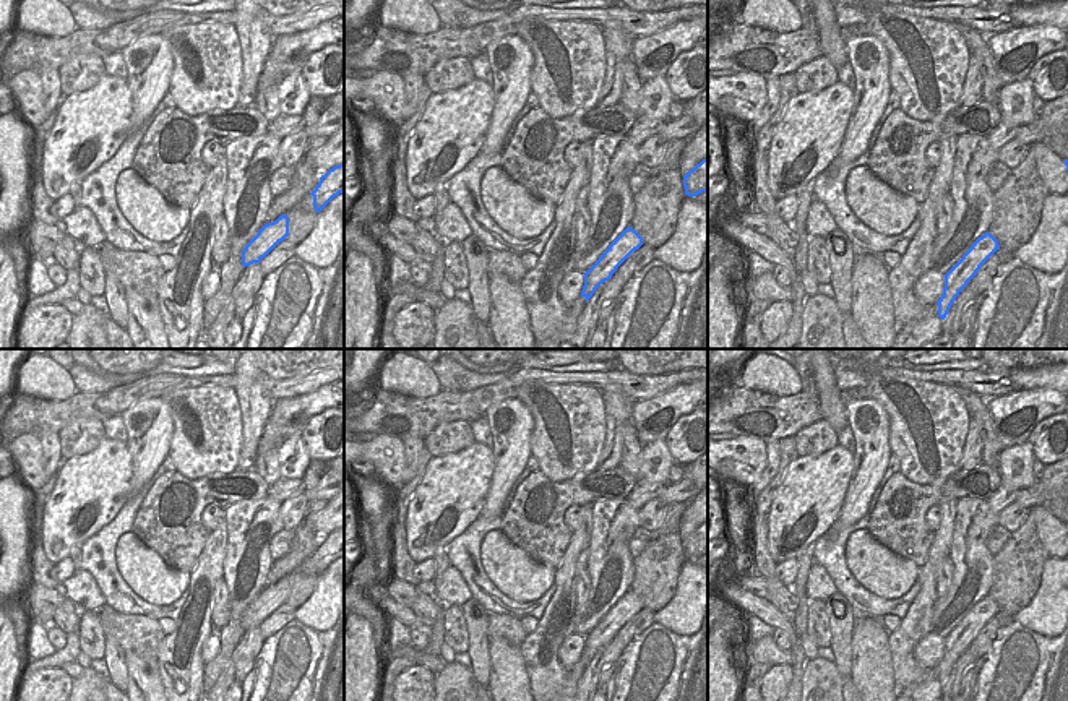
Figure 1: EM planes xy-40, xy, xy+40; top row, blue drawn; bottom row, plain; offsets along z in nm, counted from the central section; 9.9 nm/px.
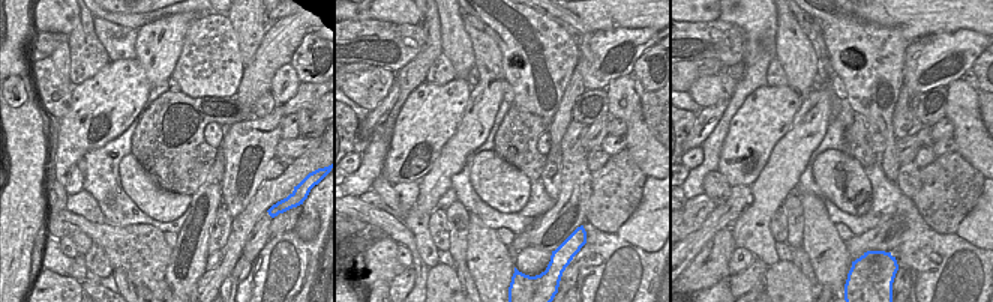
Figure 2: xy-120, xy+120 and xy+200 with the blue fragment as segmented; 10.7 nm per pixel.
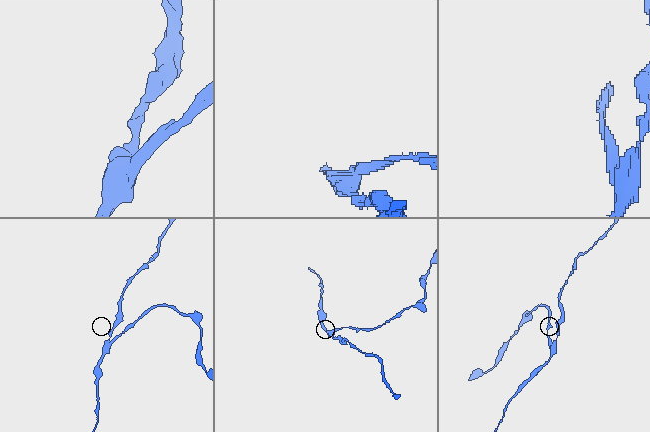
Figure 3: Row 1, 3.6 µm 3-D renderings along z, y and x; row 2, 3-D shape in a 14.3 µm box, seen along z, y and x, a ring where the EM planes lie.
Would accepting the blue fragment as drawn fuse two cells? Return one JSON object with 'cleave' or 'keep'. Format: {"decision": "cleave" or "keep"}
{"decision": "cleave"}

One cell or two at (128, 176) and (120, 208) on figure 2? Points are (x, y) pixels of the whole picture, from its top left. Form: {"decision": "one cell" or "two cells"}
{"decision": "two cells"}

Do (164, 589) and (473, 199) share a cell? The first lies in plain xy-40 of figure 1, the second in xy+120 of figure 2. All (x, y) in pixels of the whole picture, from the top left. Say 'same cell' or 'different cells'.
different cells

